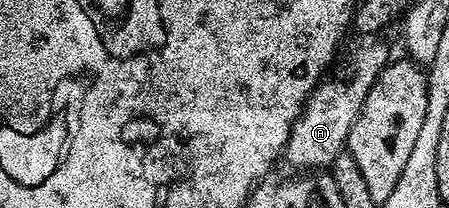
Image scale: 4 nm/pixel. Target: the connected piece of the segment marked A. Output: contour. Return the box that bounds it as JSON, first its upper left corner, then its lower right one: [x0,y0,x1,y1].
[284,41,390,171]

